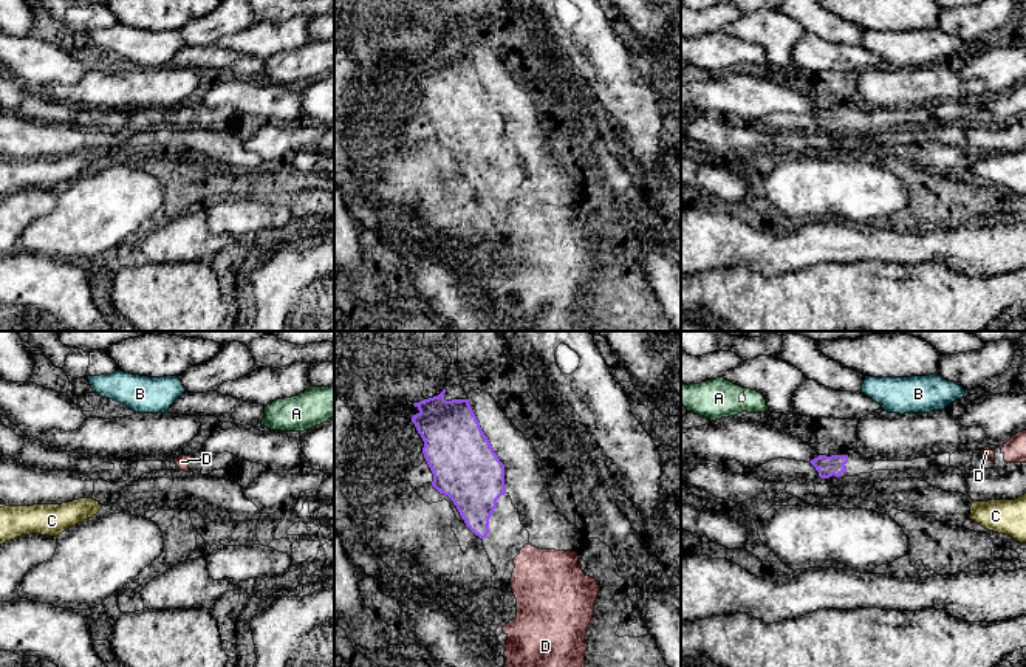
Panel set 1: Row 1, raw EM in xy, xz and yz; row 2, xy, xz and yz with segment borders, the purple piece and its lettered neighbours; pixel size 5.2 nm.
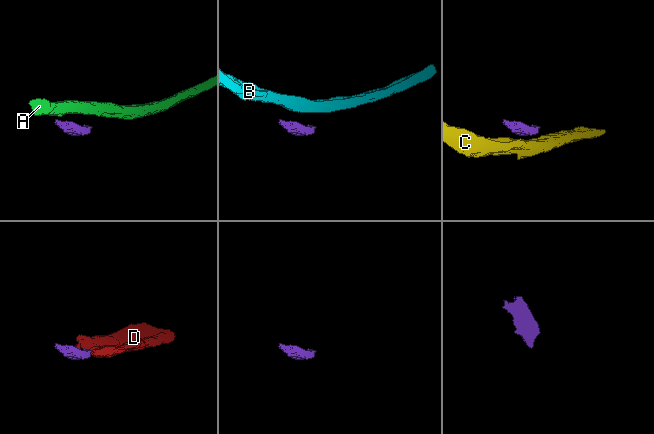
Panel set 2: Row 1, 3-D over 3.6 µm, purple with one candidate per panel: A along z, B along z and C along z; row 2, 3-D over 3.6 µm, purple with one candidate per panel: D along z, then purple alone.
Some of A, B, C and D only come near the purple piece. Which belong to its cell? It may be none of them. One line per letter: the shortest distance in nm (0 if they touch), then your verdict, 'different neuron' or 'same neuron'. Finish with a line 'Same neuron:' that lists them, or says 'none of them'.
A: 340 nm | different neuron
B: 300 nm | different neuron
C: 700 nm | different neuron
D: 190 nm | same neuron
Same neuron: D

